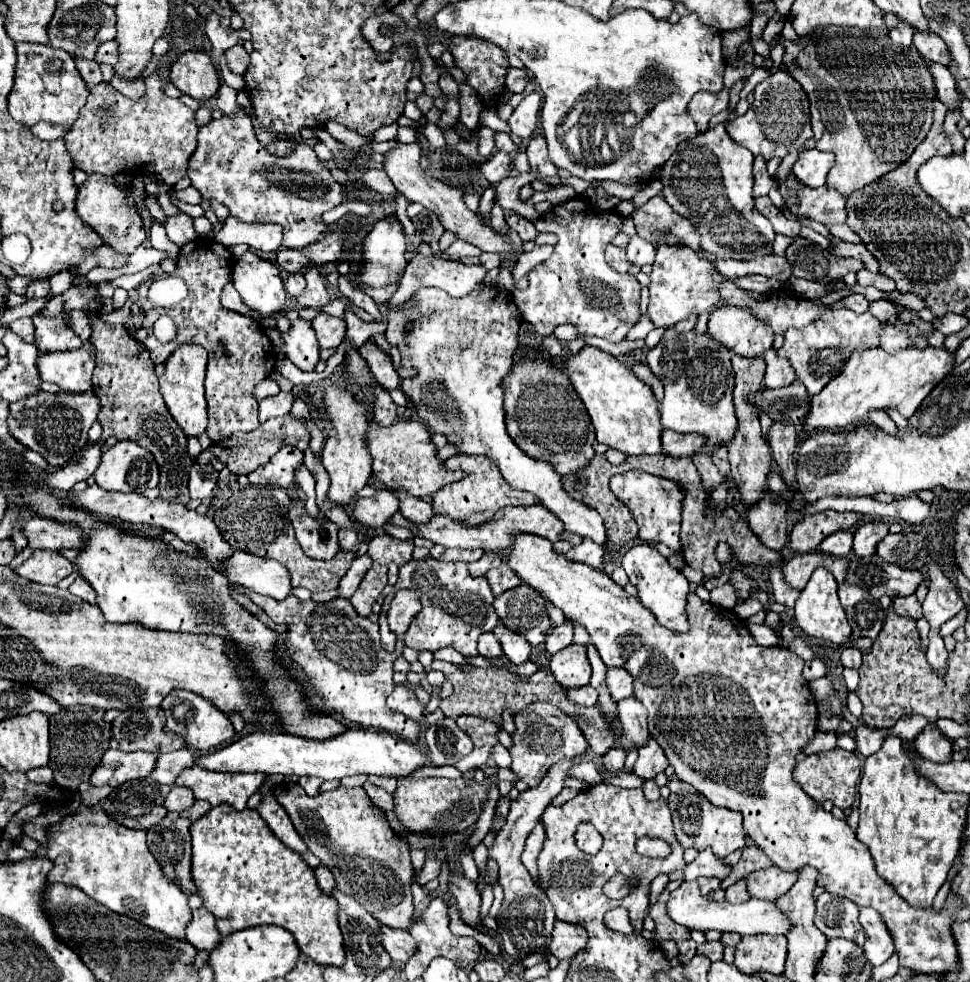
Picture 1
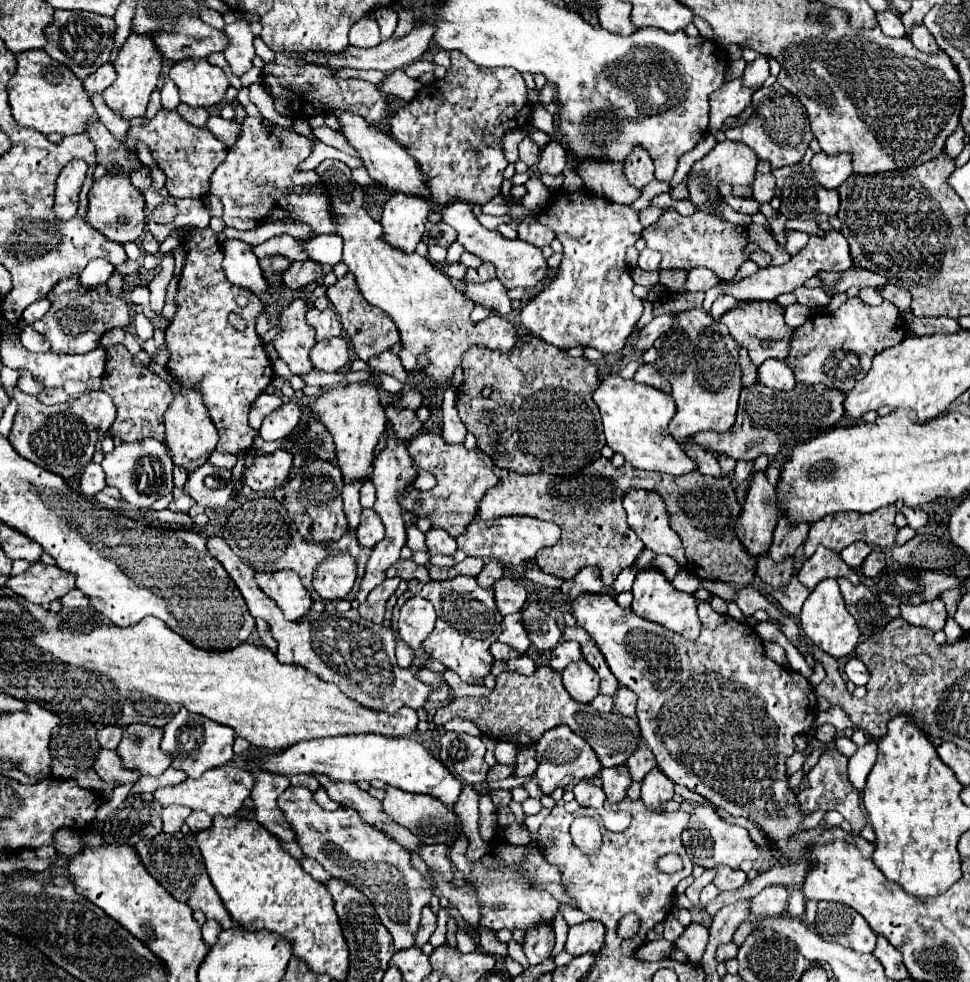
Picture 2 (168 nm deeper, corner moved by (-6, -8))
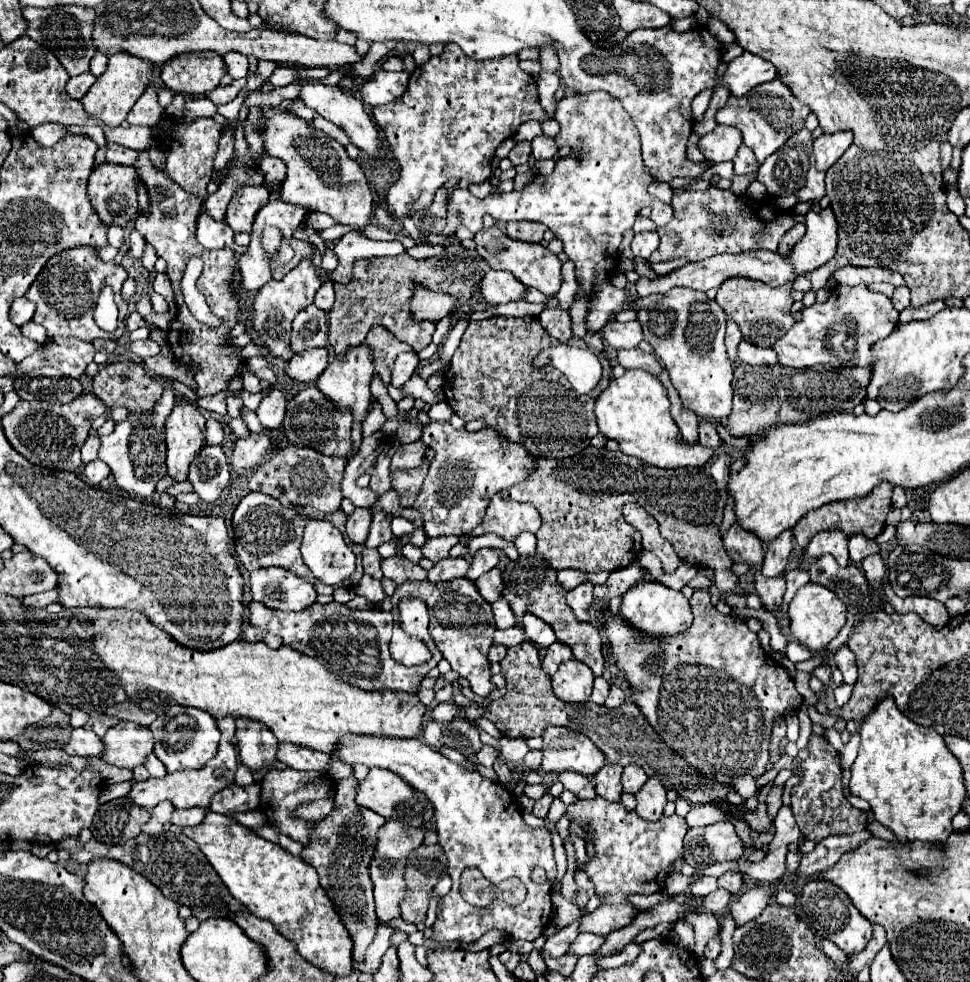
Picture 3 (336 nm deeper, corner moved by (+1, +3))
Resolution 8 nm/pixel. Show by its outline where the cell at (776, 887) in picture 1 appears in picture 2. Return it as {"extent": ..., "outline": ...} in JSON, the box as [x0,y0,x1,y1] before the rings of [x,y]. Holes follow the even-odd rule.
{"extent":[751,885,789,915],"outline":[[[781,885],[765,887],[757,897],[751,899],[751,911],[755,915],[759,915],[759,913],[767,913],[767,915],[783,913],[787,909],[787,897],[789,897],[787,887],[781,887]]]}

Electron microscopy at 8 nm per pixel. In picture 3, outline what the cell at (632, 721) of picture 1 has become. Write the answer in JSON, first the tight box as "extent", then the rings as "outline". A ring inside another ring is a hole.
{"extent":[622,766,648,794],"outline":[[[626,766],[622,774],[622,790],[628,794],[638,794],[640,788],[646,784],[648,776],[638,766]]]}

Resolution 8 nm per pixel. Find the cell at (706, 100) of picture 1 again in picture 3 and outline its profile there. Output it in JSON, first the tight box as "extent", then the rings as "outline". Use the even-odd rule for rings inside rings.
{"extent":[724,52,778,96],"outline":[[[744,52],[742,56],[734,58],[728,64],[726,74],[724,74],[724,80],[730,86],[730,92],[734,96],[744,96],[754,86],[776,80],[776,78],[778,78],[778,72],[776,72],[774,64],[760,56],[754,56],[750,52]]]}

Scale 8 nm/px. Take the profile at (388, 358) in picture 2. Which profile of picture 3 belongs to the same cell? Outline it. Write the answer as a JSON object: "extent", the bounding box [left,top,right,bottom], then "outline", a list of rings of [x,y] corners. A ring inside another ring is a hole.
{"extent":[366,326,406,386],"outline":[[[374,326],[368,336],[366,344],[374,352],[374,374],[380,376],[384,386],[390,384],[390,372],[398,354],[406,352],[406,344],[400,342],[392,332],[386,332],[382,326]]]}

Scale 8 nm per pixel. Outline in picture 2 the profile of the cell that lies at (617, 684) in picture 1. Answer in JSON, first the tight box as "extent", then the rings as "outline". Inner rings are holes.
{"extent":[615,687,637,719],"outline":[[[619,687],[615,695],[615,711],[635,719],[635,705],[637,705],[637,695],[633,695],[633,691],[629,691],[627,687]]]}

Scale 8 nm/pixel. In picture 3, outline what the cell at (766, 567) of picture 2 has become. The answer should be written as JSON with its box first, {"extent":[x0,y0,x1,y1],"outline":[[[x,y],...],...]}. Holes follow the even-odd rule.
{"extent":[756,574,786,612],"outline":[[[762,574],[756,576],[756,592],[762,600],[764,610],[768,610],[768,612],[776,612],[780,608],[784,588],[786,588],[784,576],[778,576],[778,578],[766,578]]]}

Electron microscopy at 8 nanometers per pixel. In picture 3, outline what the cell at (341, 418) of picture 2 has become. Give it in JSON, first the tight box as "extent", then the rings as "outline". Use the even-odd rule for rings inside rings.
{"extent":[316,344,374,420],"outline":[[[360,344],[354,348],[348,348],[342,356],[332,356],[328,362],[328,368],[322,372],[322,376],[316,380],[316,386],[340,408],[350,408],[354,414],[354,420],[364,420],[368,415],[368,407],[373,401],[370,392],[370,382],[374,373],[373,356],[368,344]]]}

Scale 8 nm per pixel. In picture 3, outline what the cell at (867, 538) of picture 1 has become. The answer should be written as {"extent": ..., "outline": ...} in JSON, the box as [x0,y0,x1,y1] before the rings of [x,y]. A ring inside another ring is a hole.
{"extent":[862,556,886,592],"outline":[[[868,556],[866,560],[862,560],[862,570],[868,578],[868,584],[874,592],[880,590],[882,582],[884,582],[884,576],[886,576],[886,568],[884,568],[884,562],[880,556]]]}

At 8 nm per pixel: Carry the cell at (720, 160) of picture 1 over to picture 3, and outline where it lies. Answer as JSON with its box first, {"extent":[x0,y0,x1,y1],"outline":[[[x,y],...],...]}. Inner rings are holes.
{"extent":[698,126,742,162],"outline":[[[716,126],[712,132],[704,134],[698,140],[698,148],[704,154],[704,158],[710,158],[714,162],[732,160],[740,144],[742,144],[742,134],[730,126]]]}

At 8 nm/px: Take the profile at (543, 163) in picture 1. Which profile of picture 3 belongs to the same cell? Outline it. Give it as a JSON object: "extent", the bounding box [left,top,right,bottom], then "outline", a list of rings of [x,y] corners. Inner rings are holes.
{"extent":[532,136,558,160],"outline":[[[538,136],[532,140],[532,156],[536,160],[546,160],[546,158],[554,158],[558,152],[558,144],[554,142],[554,138],[548,136]]]}

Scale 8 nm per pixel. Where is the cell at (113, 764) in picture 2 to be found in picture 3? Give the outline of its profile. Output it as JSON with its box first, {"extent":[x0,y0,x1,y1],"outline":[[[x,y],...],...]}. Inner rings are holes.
{"extent":[64,728,104,756],"outline":[[[74,728],[70,734],[68,744],[64,746],[64,752],[70,756],[102,756],[104,744],[102,740],[98,740],[98,736],[94,732],[88,732],[84,728]]]}

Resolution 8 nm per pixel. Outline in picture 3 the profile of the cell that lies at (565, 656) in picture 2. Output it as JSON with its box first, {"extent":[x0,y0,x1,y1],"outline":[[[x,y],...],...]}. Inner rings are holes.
{"extent":[542,642,574,676],"outline":[[[554,642],[554,644],[546,650],[546,656],[544,656],[544,660],[542,660],[542,670],[544,670],[548,676],[554,676],[556,670],[558,670],[558,666],[560,666],[562,662],[566,662],[566,660],[572,660],[572,658],[574,658],[574,656],[572,656],[572,652],[570,652],[568,646],[564,646],[564,644],[560,644],[560,642]]]}

